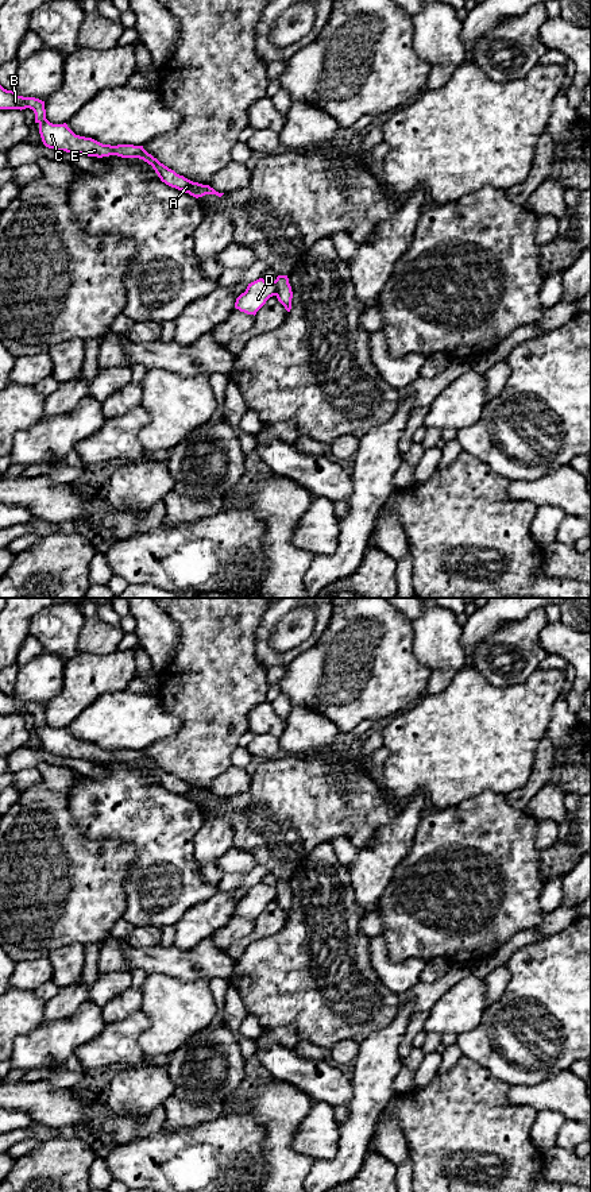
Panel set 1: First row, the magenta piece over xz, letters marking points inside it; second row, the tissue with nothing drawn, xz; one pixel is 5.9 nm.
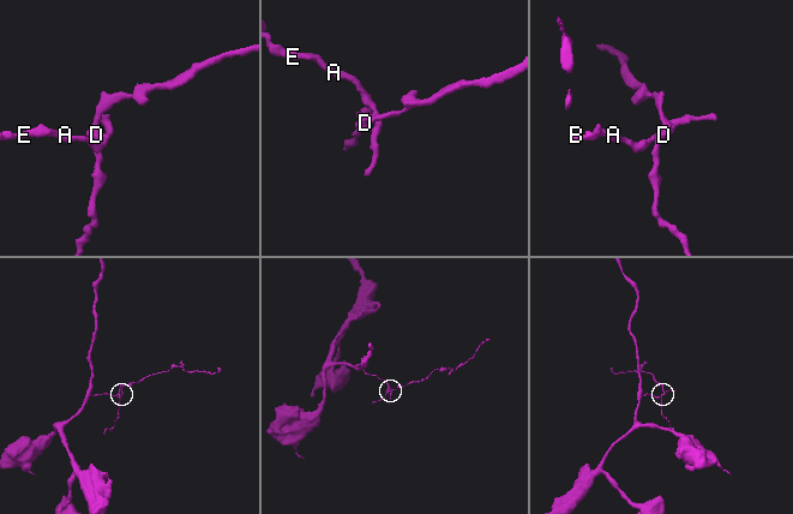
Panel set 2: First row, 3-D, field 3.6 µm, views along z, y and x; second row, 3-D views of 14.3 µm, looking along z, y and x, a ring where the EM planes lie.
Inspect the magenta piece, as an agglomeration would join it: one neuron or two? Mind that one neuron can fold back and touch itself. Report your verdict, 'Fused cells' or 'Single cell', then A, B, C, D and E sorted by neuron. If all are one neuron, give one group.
Fused cells. Groups: A B C E / D

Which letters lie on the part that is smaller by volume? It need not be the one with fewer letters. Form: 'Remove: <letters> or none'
Remove: D

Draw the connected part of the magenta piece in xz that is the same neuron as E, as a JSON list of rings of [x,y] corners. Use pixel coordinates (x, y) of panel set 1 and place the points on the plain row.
[[[0,690],[0,714],[26,714],[30,713],[35,718],[35,728],[39,729],[39,738],[46,752],[57,756],[72,759],[84,759],[88,761],[109,761],[117,760],[121,763],[139,763],[152,771],[158,782],[166,790],[189,798],[198,803],[205,799],[216,799],[221,802],[224,798],[216,796],[209,790],[193,787],[184,780],[177,779],[161,768],[157,763],[148,759],[143,751],[134,749],[103,749],[92,742],[76,740],[66,728],[53,729],[46,724],[45,706],[35,702],[18,701],[13,695],[7,695]]]

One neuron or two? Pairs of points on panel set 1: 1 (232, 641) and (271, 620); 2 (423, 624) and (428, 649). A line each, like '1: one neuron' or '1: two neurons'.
1: two neurons
2: one neuron

